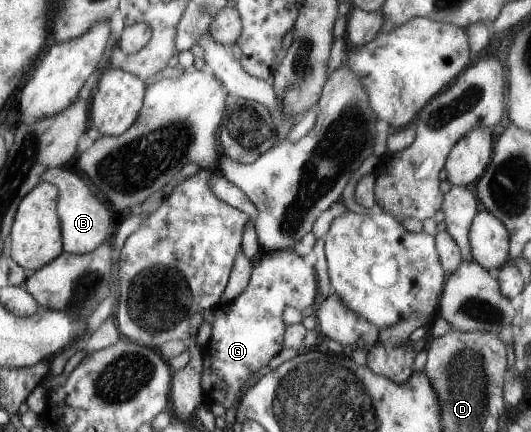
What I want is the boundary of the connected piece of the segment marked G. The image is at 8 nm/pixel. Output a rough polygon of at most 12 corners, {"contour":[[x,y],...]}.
{"contour":[[262,250],[215,307],[206,404],[237,408],[285,347],[288,307],[316,302],[316,256]]}

